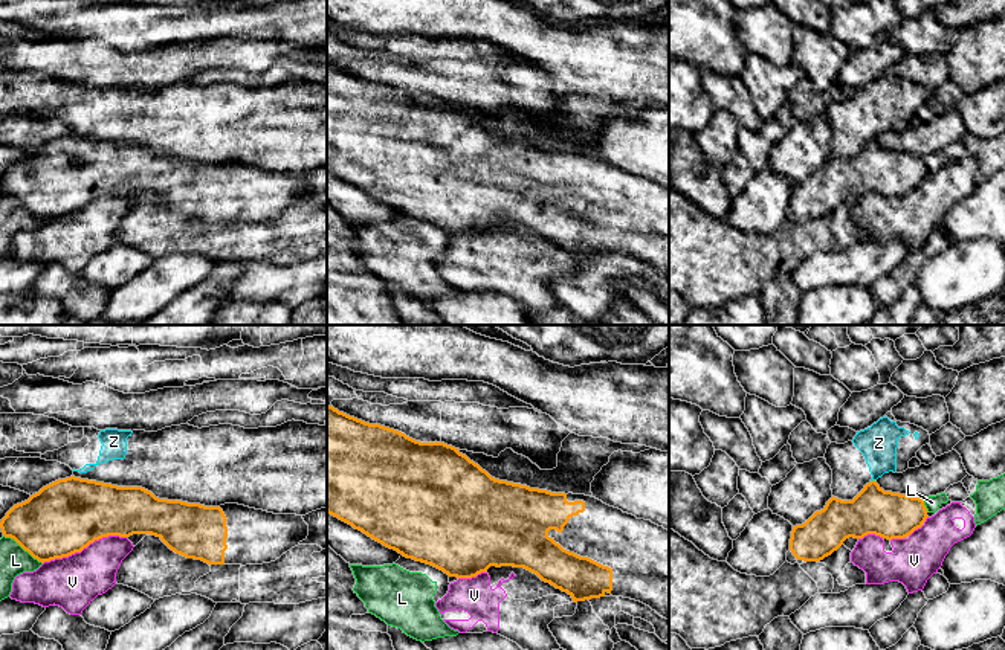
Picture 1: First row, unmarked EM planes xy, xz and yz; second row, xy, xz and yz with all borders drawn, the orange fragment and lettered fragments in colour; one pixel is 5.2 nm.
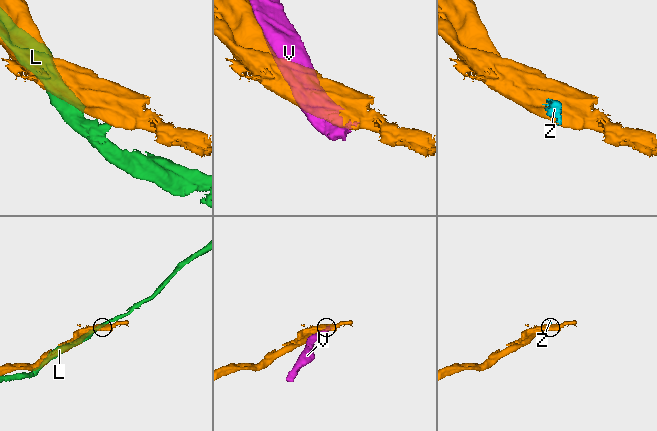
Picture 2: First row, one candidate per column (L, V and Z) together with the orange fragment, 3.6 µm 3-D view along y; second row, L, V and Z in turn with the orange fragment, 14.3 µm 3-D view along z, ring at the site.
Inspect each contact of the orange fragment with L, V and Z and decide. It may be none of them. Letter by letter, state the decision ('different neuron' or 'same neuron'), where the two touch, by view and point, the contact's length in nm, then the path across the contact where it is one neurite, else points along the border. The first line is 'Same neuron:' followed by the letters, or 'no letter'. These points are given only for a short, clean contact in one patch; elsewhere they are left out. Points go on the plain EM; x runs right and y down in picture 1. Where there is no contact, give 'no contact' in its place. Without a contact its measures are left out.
Same neuron: no letter
L: different neuron; meets orange in xy at (23, 206); contact 260 nm long
V: different neuron; meets orange in xy at (84, 205); contact 460 nm long
Z: different neuron; meets orange in yz at (874, 139); contact 30 nm long; border along yz (871, 138), (875, 139)

